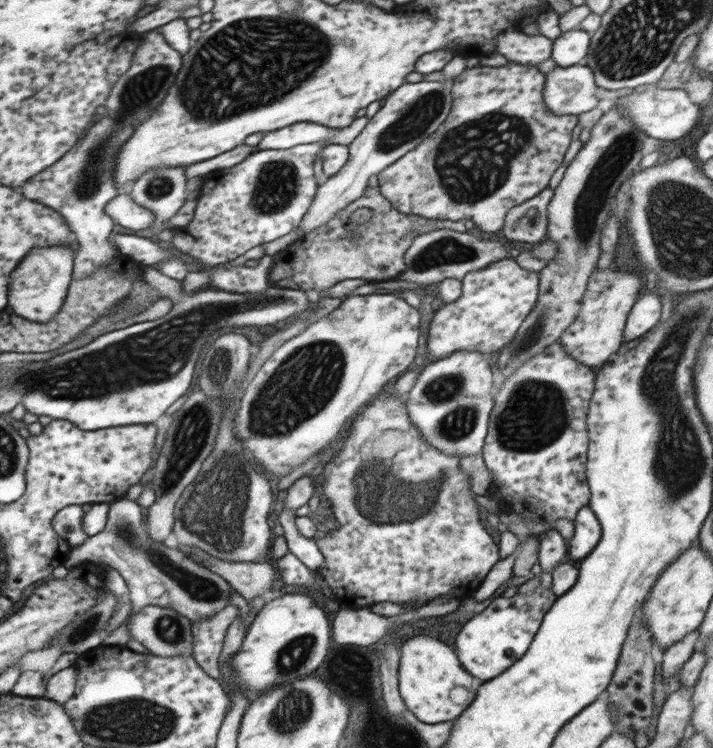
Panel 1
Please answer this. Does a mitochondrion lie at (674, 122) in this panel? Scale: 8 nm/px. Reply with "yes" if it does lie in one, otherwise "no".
no

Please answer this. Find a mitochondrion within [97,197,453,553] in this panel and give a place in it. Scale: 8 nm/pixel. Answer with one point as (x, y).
(306, 380)

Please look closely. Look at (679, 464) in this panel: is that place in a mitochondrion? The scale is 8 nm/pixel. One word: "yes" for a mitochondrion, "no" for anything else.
yes

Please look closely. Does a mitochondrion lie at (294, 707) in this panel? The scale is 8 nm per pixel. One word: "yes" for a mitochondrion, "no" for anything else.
yes

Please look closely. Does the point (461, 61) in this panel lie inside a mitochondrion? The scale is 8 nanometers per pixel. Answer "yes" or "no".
no

